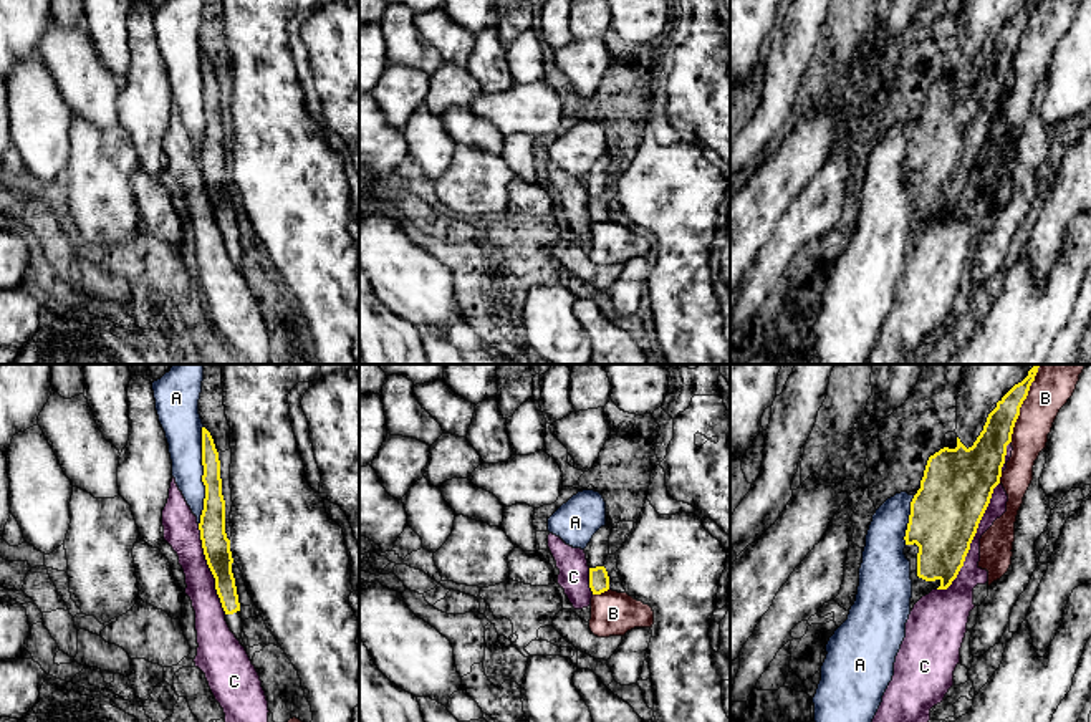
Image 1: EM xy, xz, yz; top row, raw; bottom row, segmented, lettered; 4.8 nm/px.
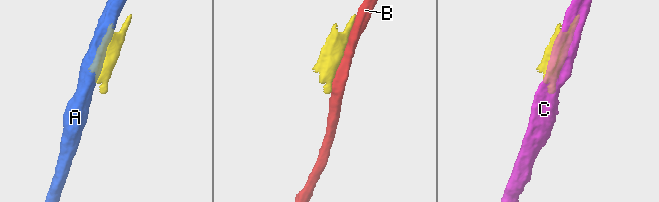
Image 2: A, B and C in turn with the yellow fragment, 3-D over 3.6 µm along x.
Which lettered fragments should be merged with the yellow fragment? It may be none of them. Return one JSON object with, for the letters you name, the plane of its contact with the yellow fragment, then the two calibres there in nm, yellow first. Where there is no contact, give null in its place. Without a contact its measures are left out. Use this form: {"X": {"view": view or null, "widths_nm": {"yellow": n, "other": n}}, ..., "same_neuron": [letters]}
{"same_neuron": []}

